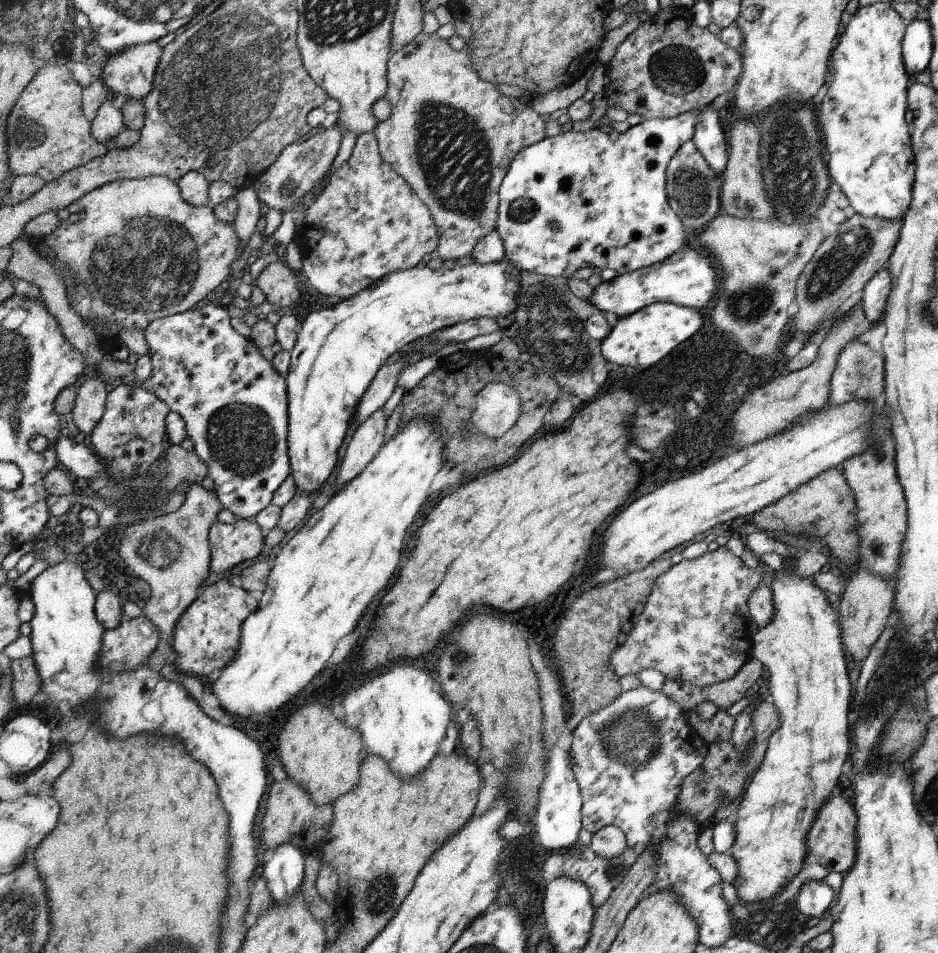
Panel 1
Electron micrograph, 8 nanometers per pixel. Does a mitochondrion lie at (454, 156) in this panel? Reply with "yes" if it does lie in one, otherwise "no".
yes

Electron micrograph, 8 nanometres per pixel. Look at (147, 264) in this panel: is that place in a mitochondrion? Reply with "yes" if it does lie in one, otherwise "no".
yes

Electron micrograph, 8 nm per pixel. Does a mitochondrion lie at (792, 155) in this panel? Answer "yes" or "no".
yes

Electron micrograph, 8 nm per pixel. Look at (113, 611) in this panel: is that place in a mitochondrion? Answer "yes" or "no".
no

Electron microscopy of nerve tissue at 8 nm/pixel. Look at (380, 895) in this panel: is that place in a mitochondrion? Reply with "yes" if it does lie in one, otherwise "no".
yes

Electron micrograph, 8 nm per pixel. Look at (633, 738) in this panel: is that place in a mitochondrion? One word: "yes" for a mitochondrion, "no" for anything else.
yes

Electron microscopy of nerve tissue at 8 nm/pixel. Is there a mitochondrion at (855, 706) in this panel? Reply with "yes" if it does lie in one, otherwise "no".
no

